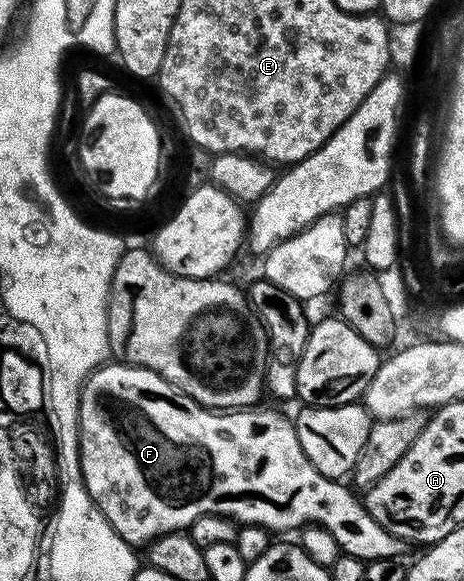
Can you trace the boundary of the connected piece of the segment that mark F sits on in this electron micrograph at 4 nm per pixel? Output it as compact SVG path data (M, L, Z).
M105 363L95 369L80 386L80 447L78 450L80 461L78 461L78 468L82 471L86 491L93 503L102 511L104 518L114 527L114 531L118 531L121 539L133 547L147 546L149 541L158 539L162 535L187 531L198 519L202 519L202 515L218 515L230 518L231 521L236 522L237 526L257 525L273 534L284 533L287 529L300 531L305 526L320 526L334 537L341 554L357 557L365 563L399 558L401 556L399 553L406 549L406 542L390 535L390 531L386 531L386 527L377 523L368 513L367 504L361 498L359 501L344 486L344 483L327 478L326 475L322 475L320 471L315 469L314 463L306 457L305 451L302 451L302 444L296 434L295 424L289 418L287 421L282 414L264 408L253 407L235 411L203 409L194 399L190 399L190 395L178 391L166 379L162 379L162 375L158 375L154 371L139 369L137 365Z

